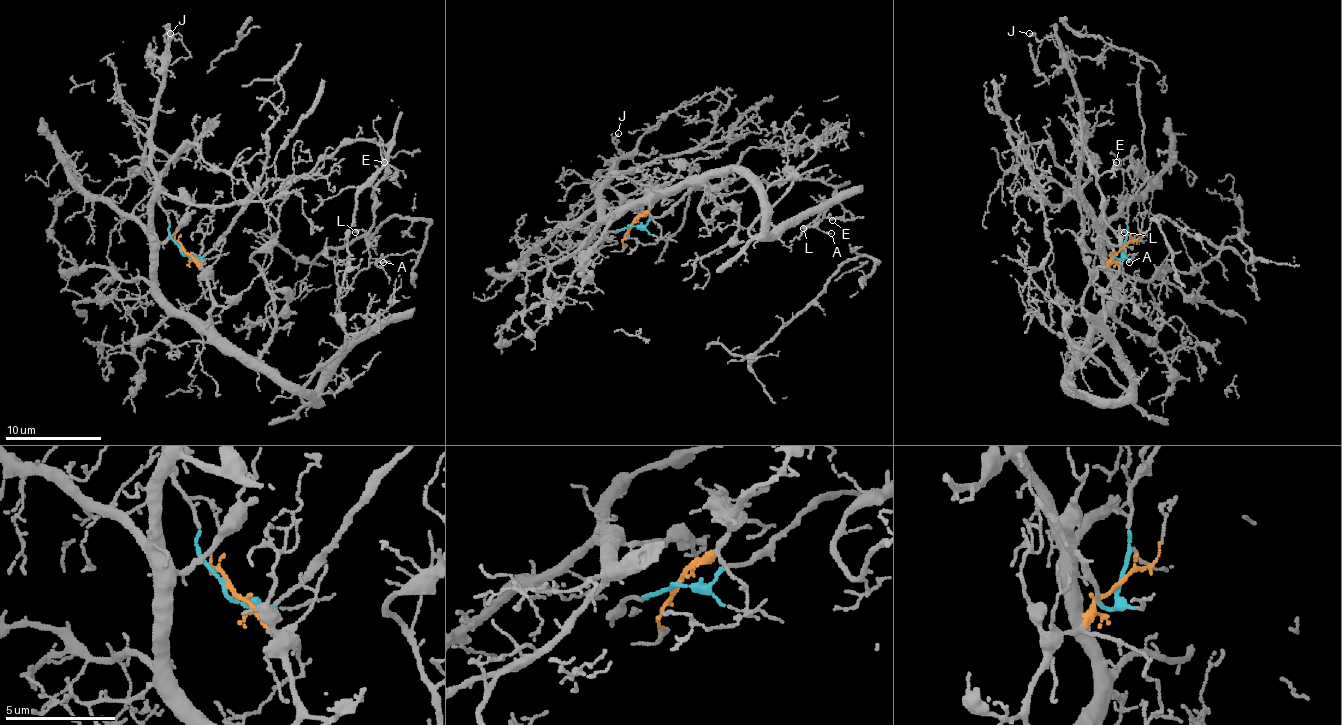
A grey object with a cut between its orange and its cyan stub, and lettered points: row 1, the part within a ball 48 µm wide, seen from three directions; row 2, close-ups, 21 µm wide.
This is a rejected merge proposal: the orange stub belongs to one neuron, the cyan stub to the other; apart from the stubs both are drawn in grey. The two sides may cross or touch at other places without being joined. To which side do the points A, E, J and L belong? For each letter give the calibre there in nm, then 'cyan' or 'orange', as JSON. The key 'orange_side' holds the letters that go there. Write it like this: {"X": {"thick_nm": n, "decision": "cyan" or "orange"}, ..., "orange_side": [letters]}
{"A": {"thick_nm": 120, "decision": "cyan"}, "E": {"thick_nm": 130, "decision": "cyan"}, "J": {"thick_nm": 170, "decision": "orange"}, "L": {"thick_nm": 150, "decision": "cyan"}, "orange_side": ["J"]}

